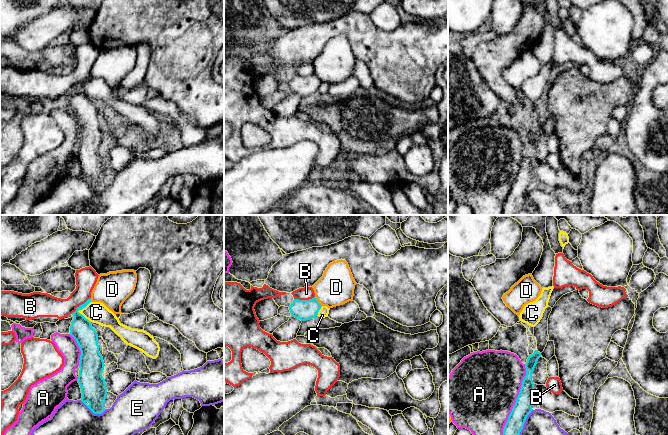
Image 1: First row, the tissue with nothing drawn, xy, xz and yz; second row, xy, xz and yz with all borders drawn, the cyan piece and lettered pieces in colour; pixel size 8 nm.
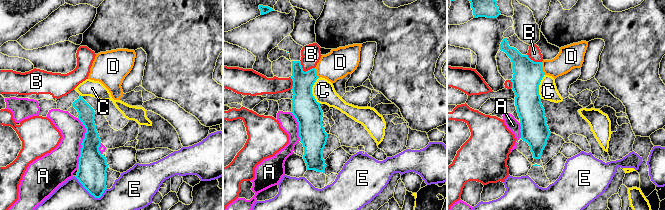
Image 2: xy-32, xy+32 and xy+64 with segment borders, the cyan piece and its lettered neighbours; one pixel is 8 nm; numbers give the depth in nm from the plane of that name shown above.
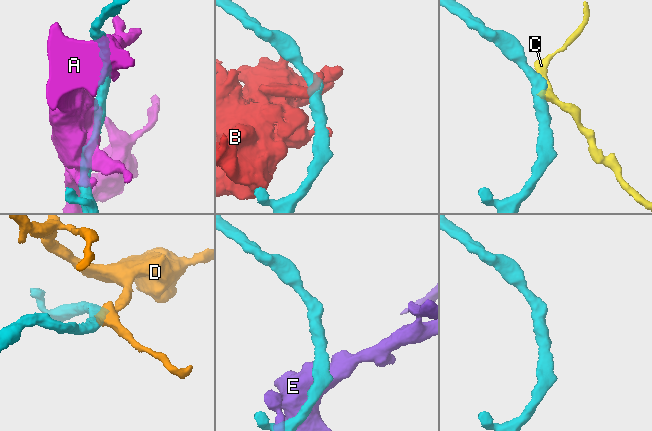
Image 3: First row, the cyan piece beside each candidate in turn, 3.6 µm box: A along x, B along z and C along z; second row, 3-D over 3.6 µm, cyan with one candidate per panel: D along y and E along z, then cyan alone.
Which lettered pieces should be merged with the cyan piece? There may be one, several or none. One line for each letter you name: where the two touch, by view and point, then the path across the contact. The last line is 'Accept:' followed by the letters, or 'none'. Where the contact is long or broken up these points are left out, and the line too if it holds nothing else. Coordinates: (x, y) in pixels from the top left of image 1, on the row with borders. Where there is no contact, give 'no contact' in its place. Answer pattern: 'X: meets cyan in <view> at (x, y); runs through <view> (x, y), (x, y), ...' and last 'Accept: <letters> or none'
Accept: none

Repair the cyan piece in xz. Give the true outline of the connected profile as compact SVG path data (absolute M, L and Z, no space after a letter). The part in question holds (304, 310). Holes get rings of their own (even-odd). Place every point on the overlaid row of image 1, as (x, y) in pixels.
M314 297L309 300L294 299L289 306L289 310L291 317L298 318L301 321L306 321L315 318L321 307L322 305Z

